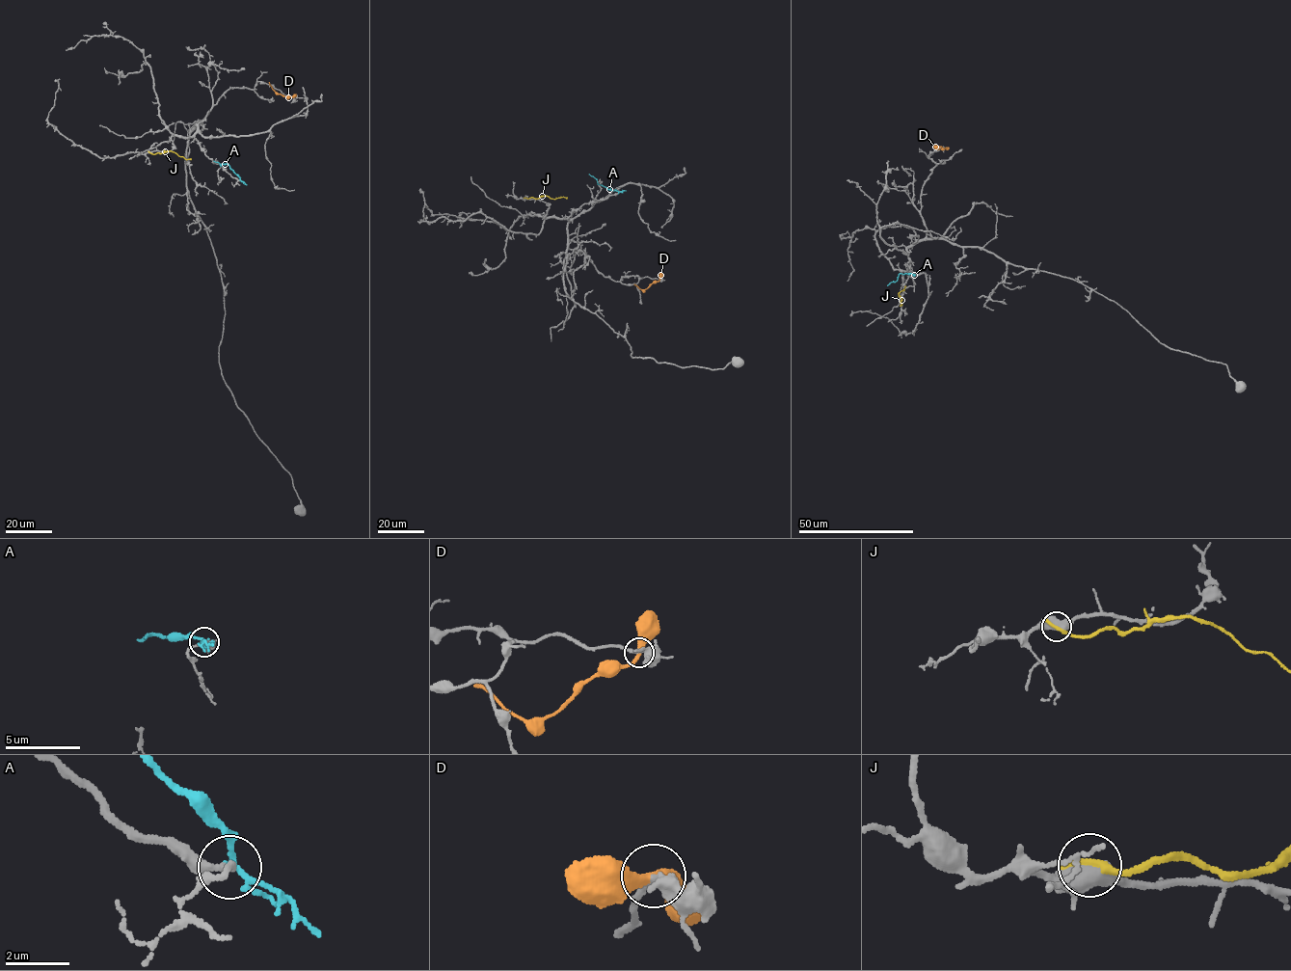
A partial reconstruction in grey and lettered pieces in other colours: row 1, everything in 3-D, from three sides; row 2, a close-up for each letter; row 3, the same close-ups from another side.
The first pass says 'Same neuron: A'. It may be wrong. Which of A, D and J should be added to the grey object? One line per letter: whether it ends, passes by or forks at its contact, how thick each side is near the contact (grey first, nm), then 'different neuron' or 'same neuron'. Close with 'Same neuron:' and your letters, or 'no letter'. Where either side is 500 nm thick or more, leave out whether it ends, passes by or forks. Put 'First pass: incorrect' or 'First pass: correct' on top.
First pass: correct
A: it passes by; calibres 220 and 170 nm; same neuron
D: it passes by; calibres 200 and 280 nm; different neuron
J: calibres 500 and 280 nm; different neuron
Same neuron: A

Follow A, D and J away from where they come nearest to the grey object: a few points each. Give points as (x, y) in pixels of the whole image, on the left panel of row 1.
A: (240, 179), (228, 164), (221, 166), (213, 161)
D: (292, 96), (276, 93), (269, 82)
J: (150, 152), (173, 151), (191, 159)

